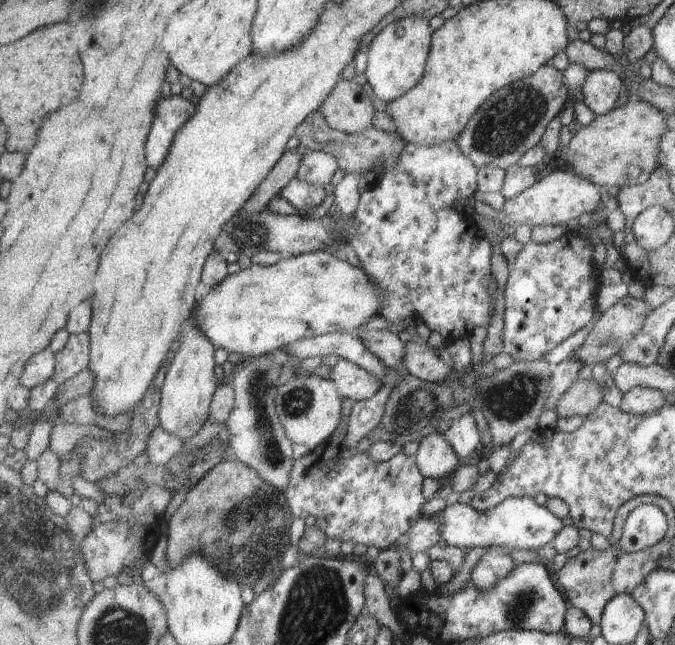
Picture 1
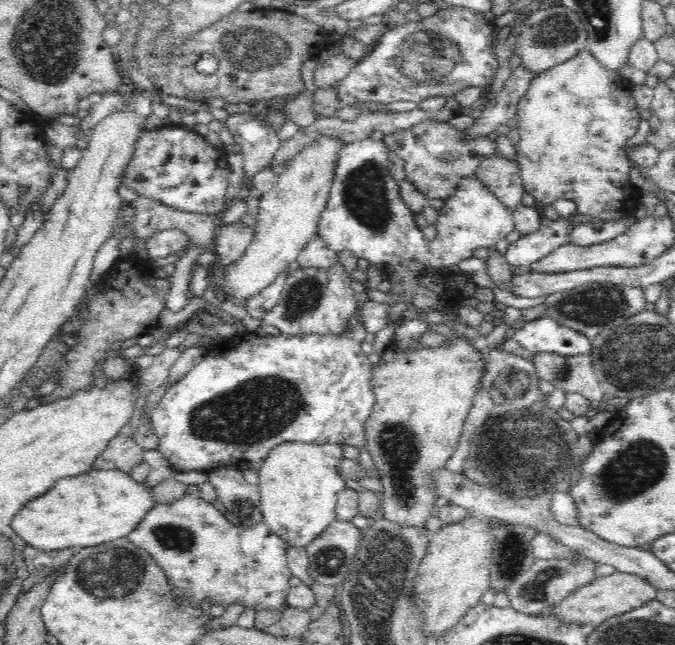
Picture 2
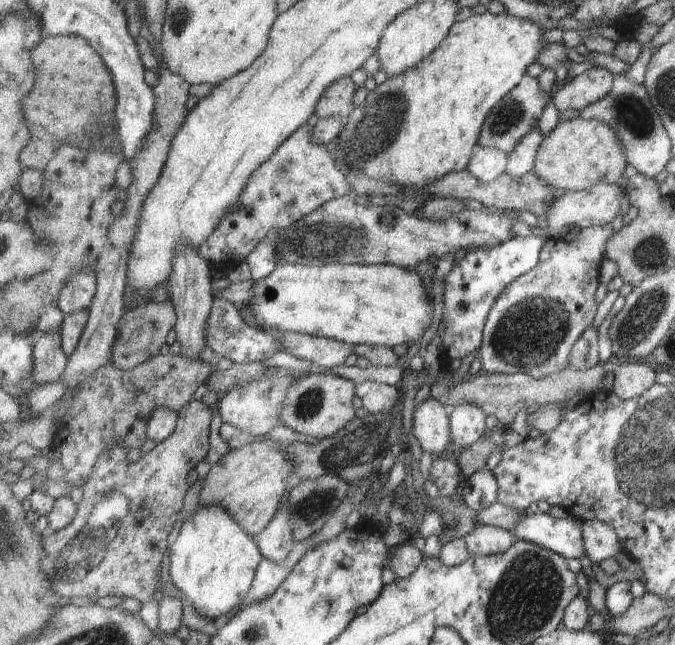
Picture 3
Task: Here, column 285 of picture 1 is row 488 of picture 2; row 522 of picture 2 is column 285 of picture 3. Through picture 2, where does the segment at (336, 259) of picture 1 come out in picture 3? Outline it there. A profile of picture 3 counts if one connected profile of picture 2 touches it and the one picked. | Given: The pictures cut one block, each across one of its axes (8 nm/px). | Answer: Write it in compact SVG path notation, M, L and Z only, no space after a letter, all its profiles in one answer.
M287 263L276 267L267 277L255 281L254 300L250 309L257 315L263 330L279 329L286 333L301 333L329 337L352 345L408 346L419 342L433 322L431 294L427 292L421 273L392 264L357 265L333 263L322 267Z

